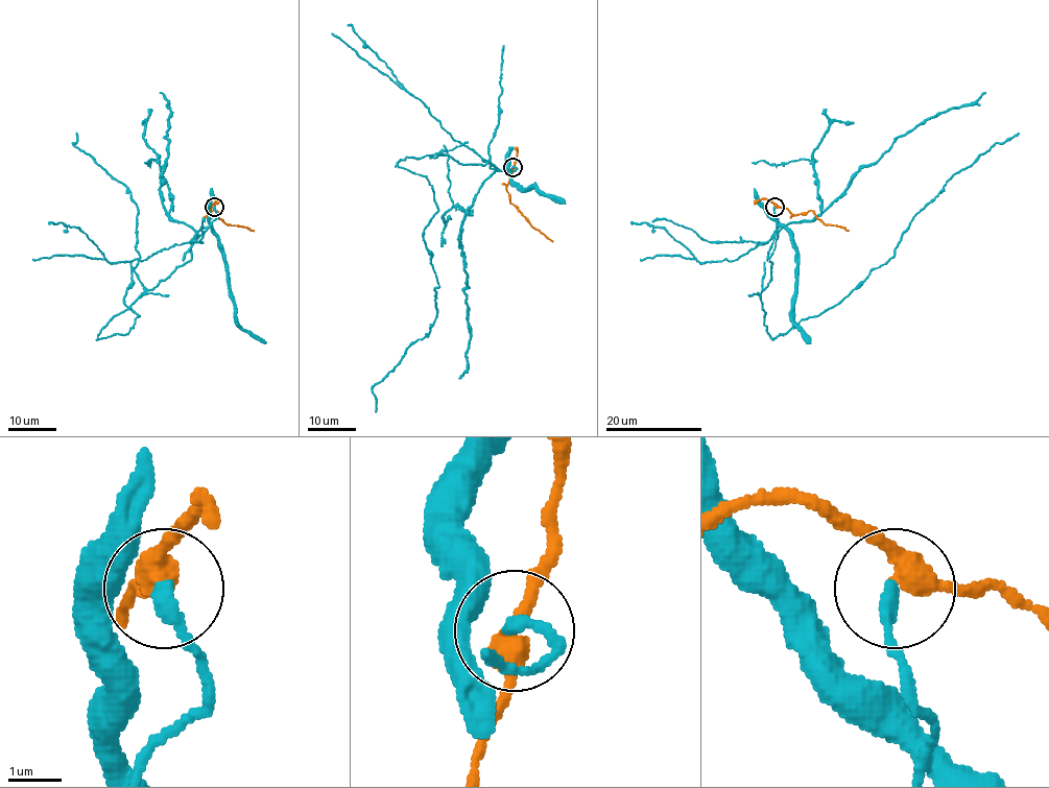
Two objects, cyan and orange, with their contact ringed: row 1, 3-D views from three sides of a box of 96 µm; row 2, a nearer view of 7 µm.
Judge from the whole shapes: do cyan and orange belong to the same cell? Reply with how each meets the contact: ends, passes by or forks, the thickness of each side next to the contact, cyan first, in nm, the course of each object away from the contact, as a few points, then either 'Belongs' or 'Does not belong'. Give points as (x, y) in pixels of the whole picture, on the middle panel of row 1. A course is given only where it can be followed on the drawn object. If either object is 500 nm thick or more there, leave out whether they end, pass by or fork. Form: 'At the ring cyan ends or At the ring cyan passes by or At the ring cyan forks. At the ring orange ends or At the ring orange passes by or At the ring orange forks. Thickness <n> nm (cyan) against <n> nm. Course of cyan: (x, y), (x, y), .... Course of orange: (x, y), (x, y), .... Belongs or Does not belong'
At the ring cyan ends. At the ring orange passes by. Thickness 280 nm (cyan) against 380 nm. Course of cyan: (513, 167), (443, 154), (400, 161), (434, 194), (424, 242), (437, 317), (372, 388), (375, 411). Course of orange: (513, 167), (505, 188), (509, 201), (532, 227), (553, 241). Does not belong

